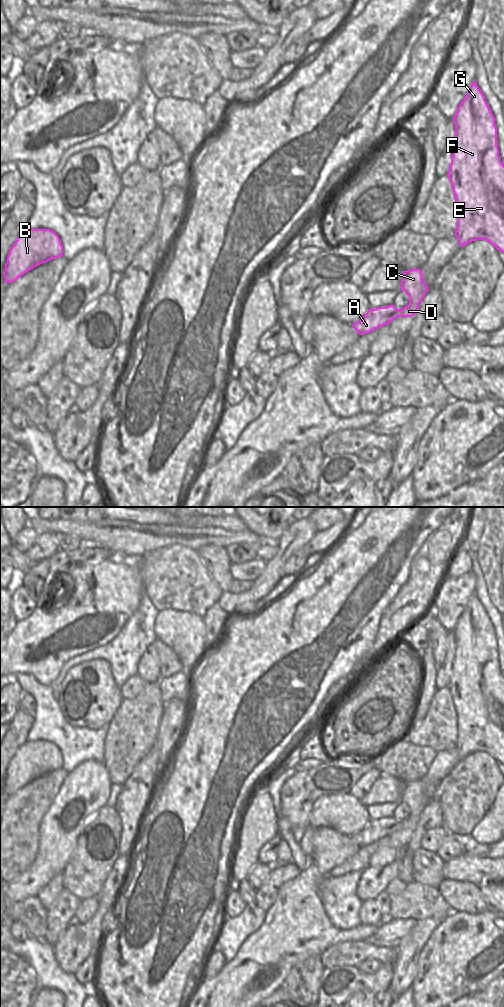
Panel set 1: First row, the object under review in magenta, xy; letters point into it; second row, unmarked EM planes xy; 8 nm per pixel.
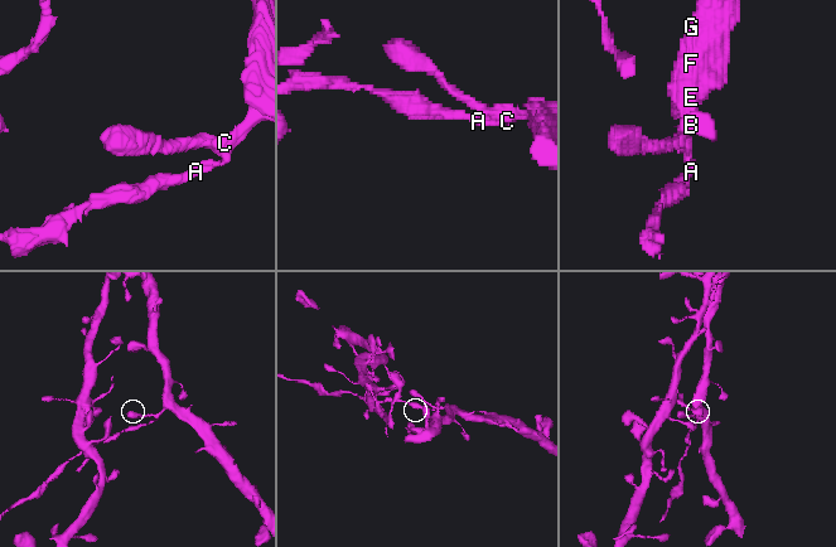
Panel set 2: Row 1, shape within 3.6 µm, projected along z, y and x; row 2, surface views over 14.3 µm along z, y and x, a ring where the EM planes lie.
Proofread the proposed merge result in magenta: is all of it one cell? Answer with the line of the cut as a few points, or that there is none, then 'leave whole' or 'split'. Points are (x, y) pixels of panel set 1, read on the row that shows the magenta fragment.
xy (400, 310), (397, 316) | split

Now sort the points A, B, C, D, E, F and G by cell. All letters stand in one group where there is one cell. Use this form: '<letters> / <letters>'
A / B C D E F G

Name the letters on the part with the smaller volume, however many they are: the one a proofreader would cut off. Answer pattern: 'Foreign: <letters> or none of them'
Foreign: A

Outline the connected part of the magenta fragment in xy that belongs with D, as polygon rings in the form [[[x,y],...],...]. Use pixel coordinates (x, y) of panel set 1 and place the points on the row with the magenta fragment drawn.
[[[420,269],[403,271],[401,291],[404,291],[409,296],[409,305],[400,310],[398,317],[414,316],[428,290]]]

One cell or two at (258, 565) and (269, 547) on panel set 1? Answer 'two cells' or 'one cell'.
two cells

